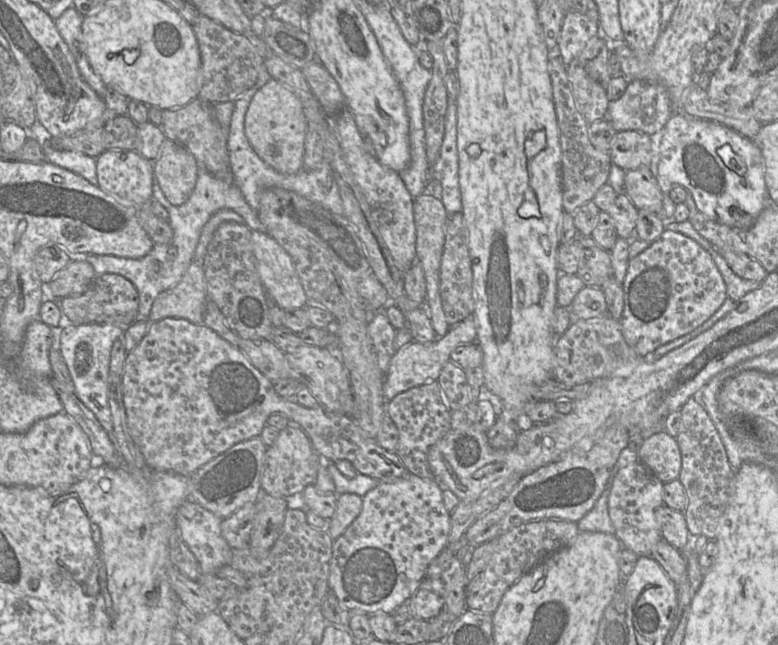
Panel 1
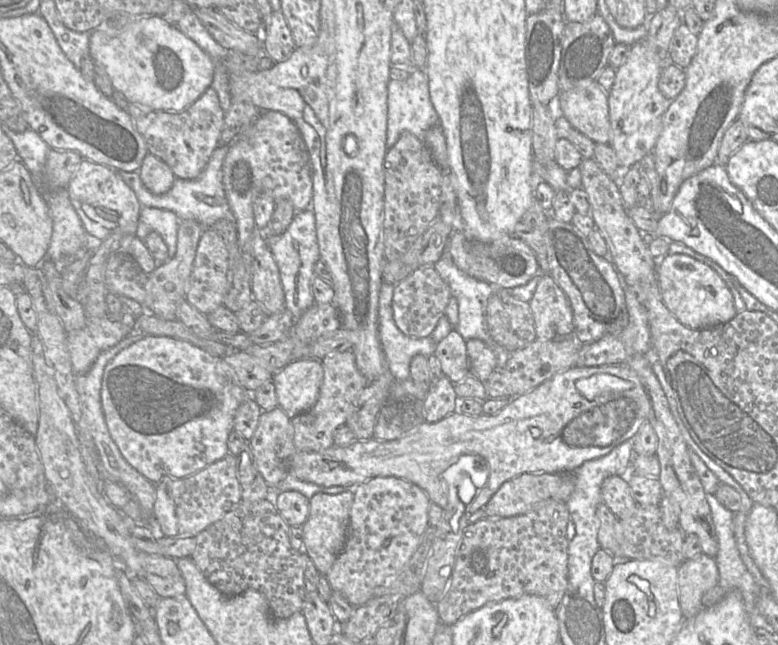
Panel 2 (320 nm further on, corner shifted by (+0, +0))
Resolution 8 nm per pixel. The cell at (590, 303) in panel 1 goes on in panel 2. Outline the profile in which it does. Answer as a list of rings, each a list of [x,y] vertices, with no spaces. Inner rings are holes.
[[[541,275],[529,306],[538,340],[573,335],[573,313],[569,300],[550,276]]]

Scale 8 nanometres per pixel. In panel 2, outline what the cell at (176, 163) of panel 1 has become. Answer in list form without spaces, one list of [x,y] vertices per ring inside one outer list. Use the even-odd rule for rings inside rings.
[[[151,153],[144,158],[138,173],[145,187],[156,195],[167,193],[176,179],[170,167]]]

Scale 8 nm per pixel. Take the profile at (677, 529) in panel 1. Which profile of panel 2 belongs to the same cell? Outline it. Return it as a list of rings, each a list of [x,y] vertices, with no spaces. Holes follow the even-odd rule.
[[[609,476],[601,488],[603,503],[617,516],[626,519],[632,516],[638,504],[632,497],[628,482],[620,476]]]

